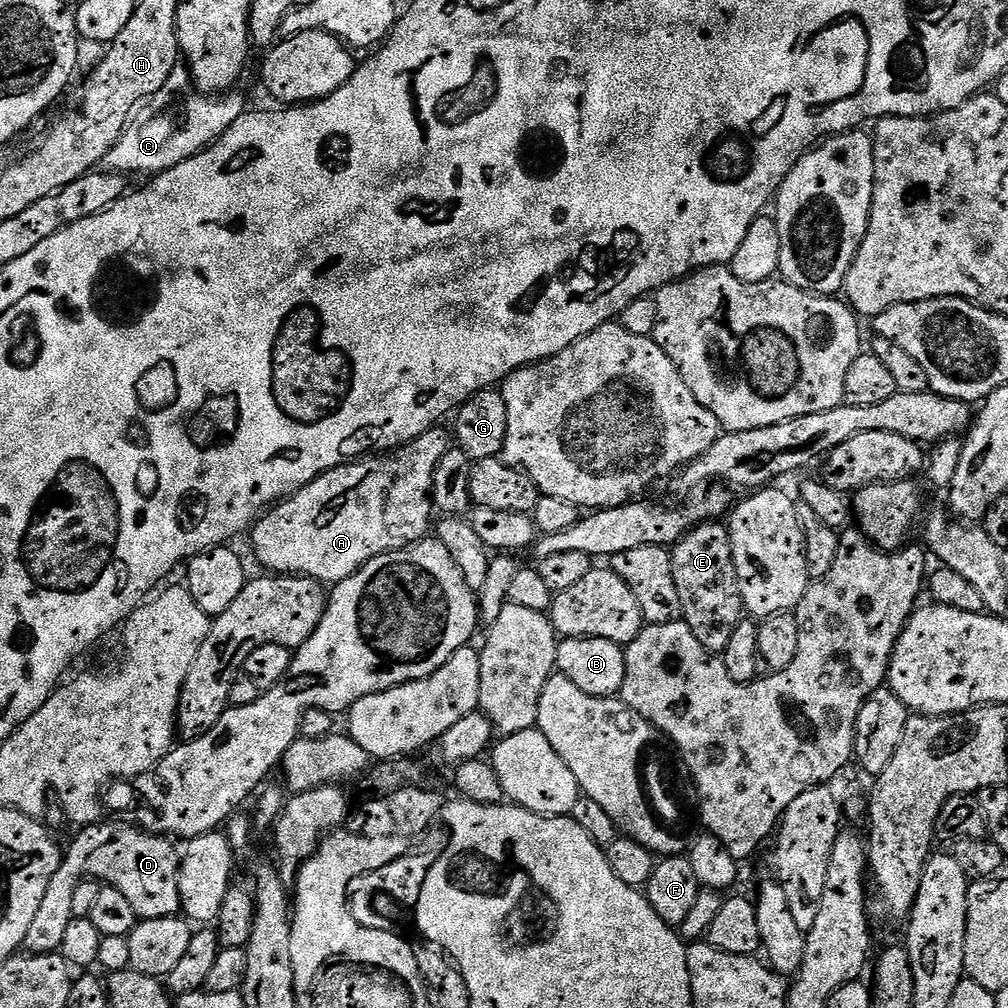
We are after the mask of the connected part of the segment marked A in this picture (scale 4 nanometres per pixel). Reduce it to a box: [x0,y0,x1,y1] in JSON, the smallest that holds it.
[250,426,450,586]

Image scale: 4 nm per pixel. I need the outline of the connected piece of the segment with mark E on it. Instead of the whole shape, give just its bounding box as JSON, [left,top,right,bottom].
[671,522,746,654]

